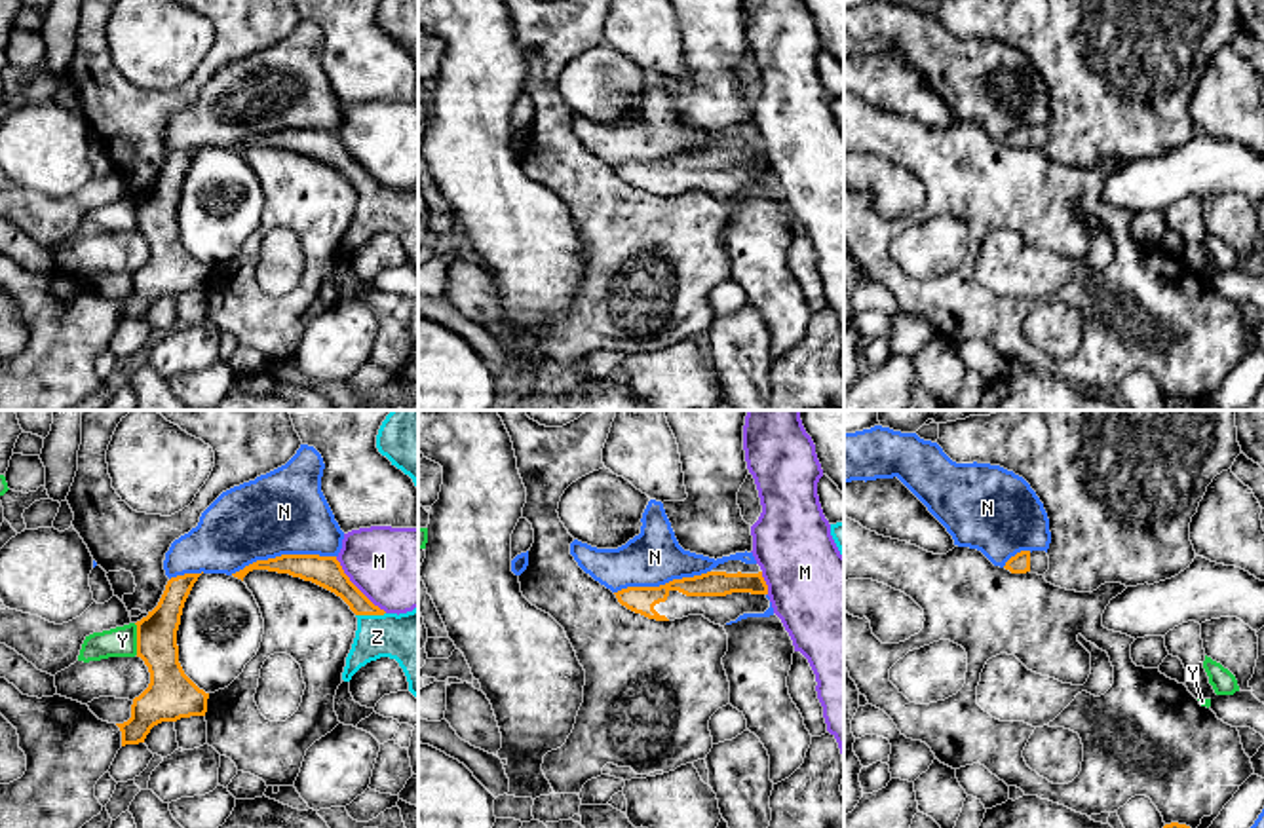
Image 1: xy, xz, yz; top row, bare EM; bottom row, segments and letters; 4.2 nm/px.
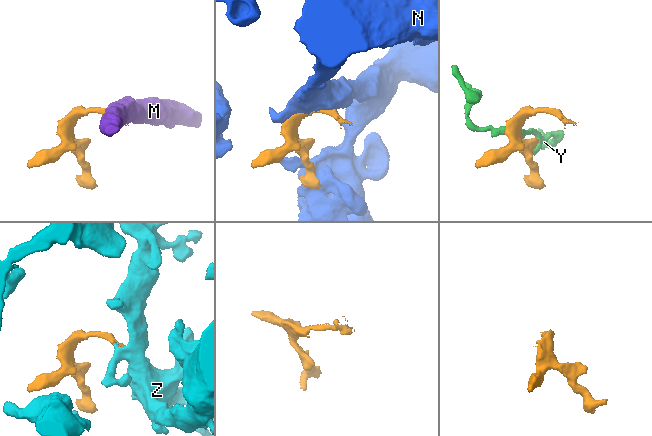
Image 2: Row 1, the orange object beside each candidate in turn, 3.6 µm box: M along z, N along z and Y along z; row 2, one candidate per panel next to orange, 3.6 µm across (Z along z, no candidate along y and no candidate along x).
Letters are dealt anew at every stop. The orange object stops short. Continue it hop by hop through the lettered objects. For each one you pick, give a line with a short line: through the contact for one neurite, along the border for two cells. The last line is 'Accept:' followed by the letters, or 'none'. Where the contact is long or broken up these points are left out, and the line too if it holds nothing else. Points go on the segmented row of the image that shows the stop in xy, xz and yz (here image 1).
Z: line xy (327, 572), (369, 614), (390, 635), (417, 640)
Accept: Z

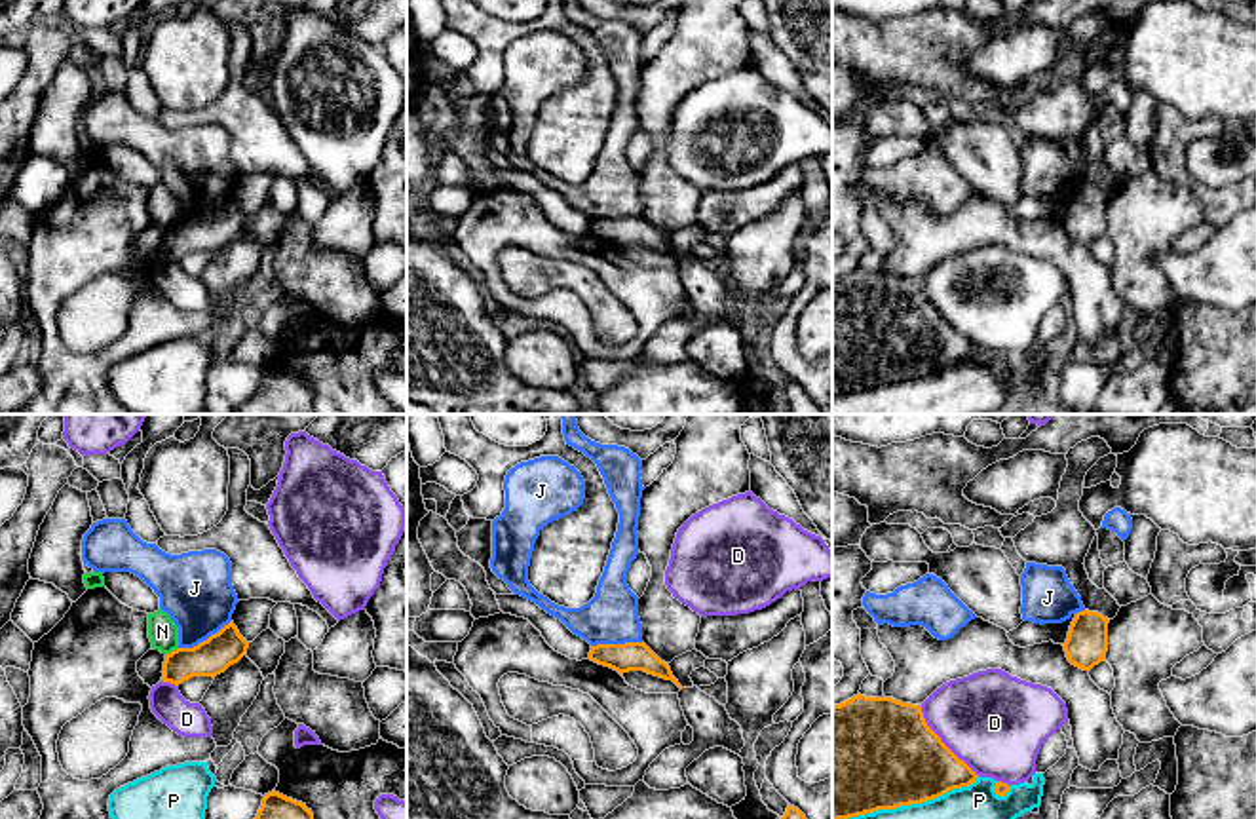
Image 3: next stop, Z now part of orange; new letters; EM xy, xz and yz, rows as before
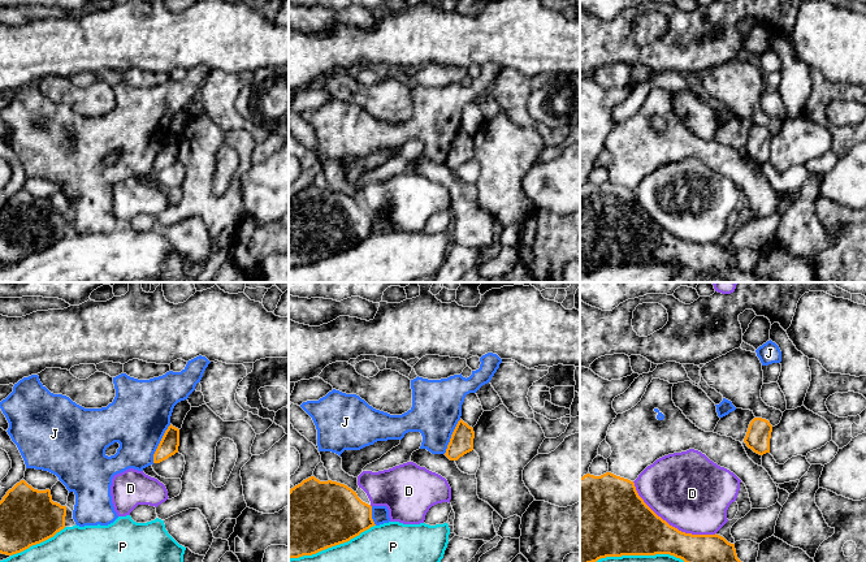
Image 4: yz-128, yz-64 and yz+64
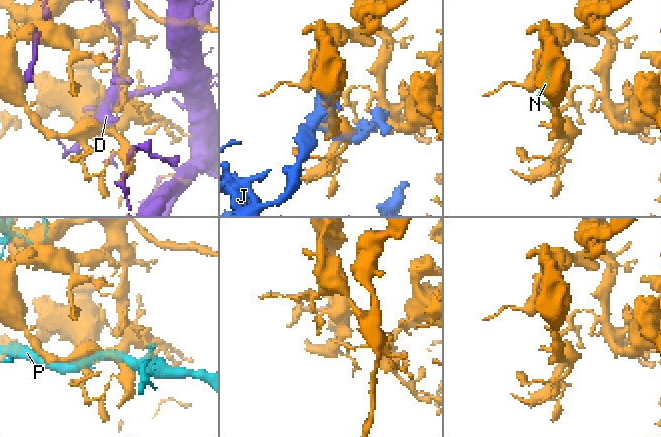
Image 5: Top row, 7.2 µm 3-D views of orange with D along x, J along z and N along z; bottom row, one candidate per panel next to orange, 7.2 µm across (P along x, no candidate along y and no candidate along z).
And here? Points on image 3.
Accept: none

